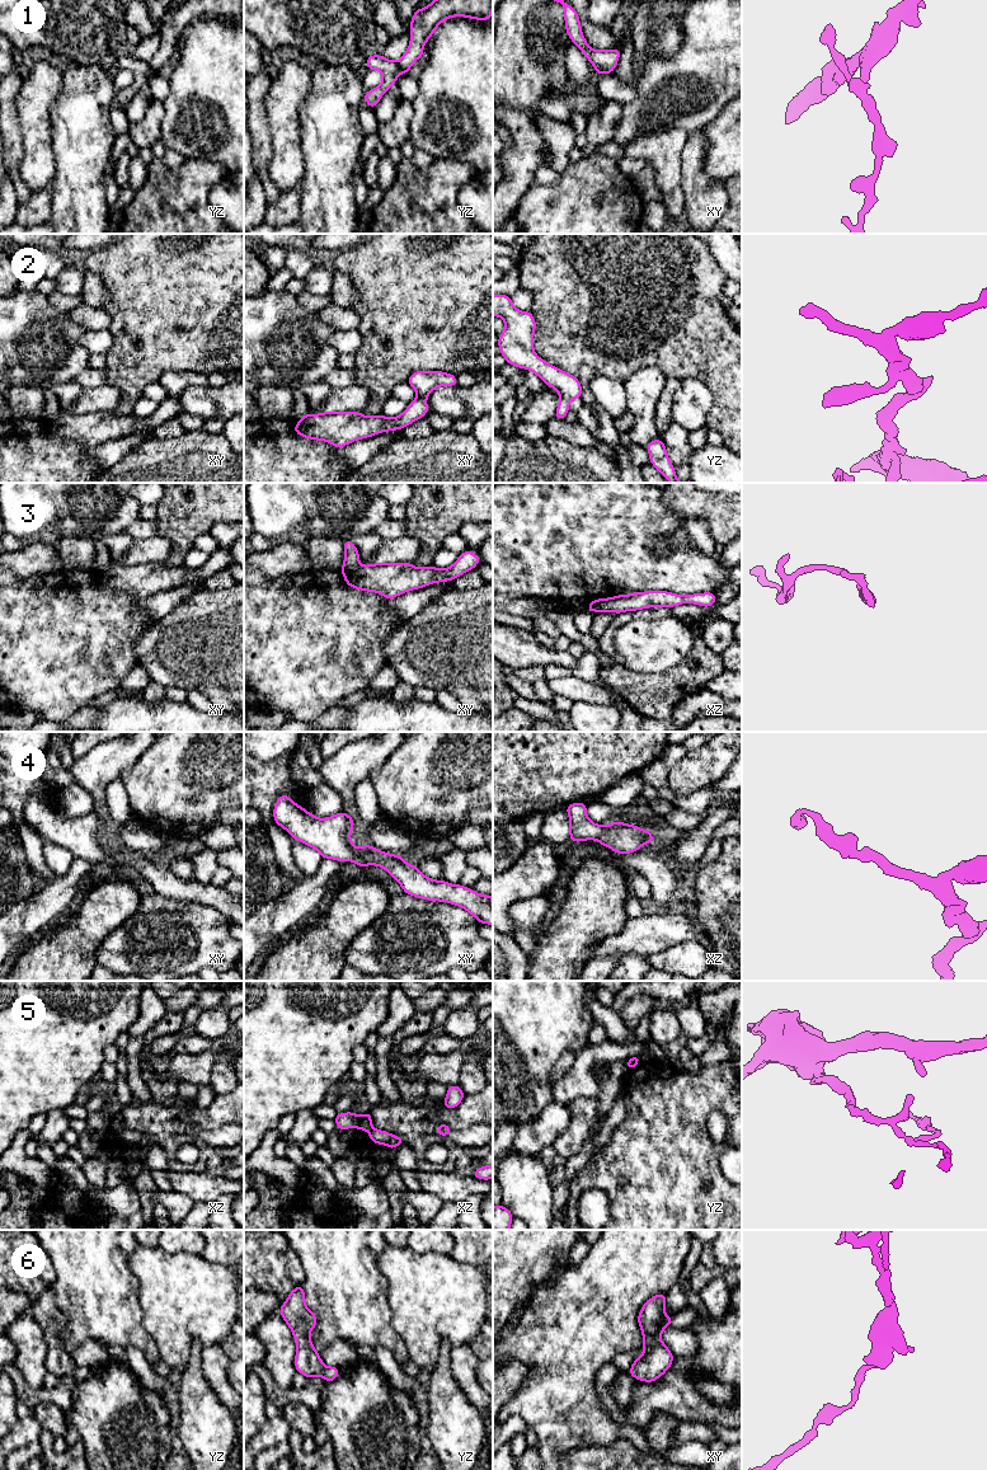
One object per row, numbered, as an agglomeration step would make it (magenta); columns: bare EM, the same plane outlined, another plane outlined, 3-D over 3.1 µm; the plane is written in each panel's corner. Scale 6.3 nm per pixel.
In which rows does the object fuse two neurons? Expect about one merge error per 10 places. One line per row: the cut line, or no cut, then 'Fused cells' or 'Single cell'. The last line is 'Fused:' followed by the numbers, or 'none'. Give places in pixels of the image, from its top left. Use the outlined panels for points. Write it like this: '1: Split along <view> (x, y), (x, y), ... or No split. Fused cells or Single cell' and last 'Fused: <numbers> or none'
1: No split. Single cell
2: No split. Single cell
3: No split. Single cell
4: No split. Single cell
5: Split along xz (360, 1116), (357, 1127). Fused cells
6: No split. Single cell
Fused: 5

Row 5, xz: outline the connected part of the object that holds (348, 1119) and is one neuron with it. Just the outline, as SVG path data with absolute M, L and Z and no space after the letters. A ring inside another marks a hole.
M346 1112L346 1113L337 1113L335 1116L335 1124L339 1131L348 1128L358 1128L358 1123L359 1123L359 1114Z

